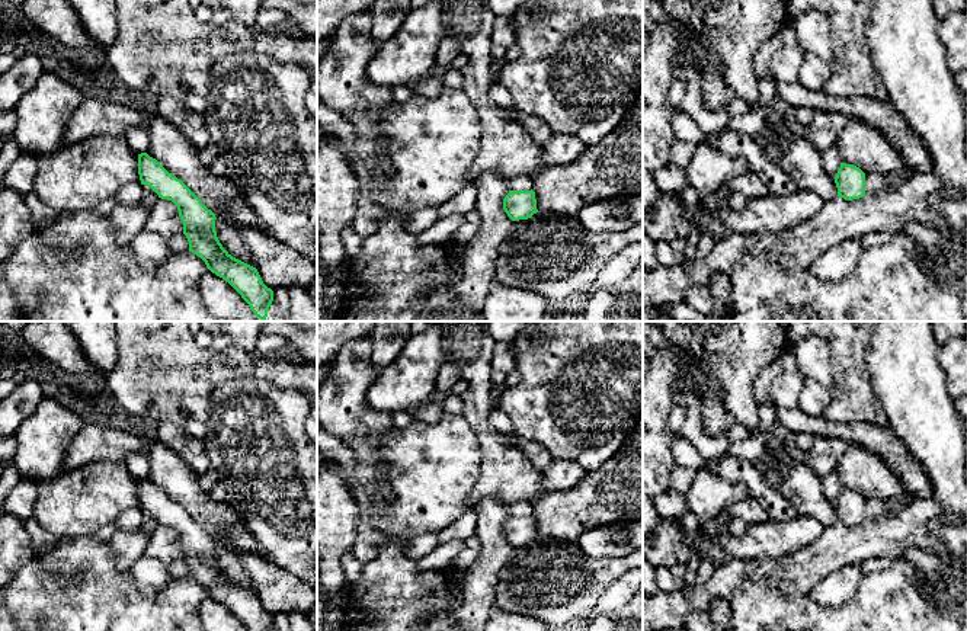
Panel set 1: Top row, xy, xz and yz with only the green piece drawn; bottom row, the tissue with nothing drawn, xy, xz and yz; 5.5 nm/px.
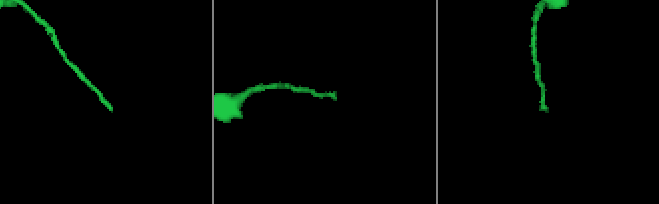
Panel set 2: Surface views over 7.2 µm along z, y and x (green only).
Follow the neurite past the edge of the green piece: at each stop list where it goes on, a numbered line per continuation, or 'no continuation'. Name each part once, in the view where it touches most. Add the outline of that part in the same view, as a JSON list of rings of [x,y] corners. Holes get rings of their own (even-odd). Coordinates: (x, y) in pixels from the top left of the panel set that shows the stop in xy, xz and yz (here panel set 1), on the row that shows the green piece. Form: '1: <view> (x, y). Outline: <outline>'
no continuation

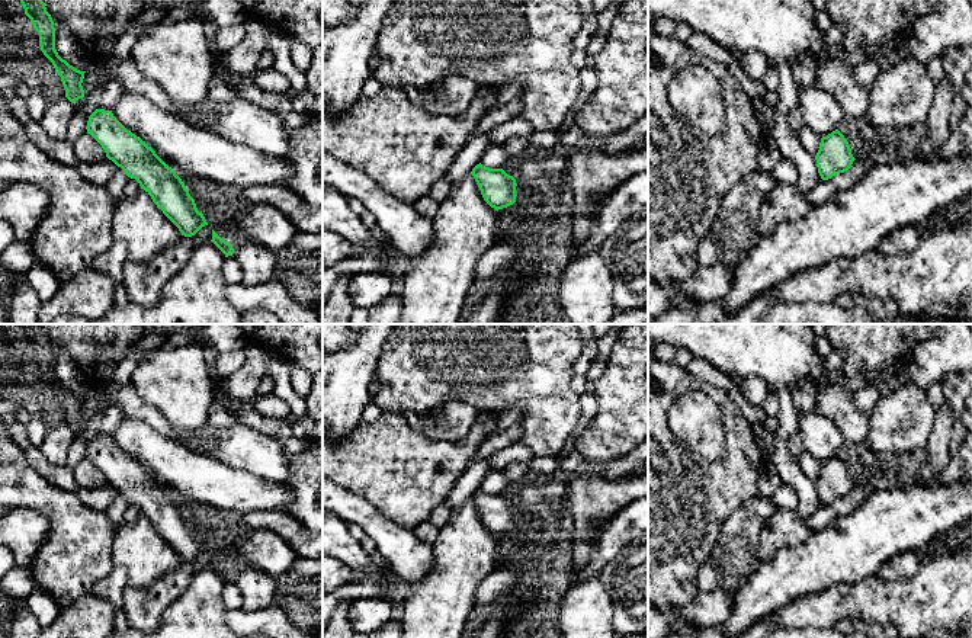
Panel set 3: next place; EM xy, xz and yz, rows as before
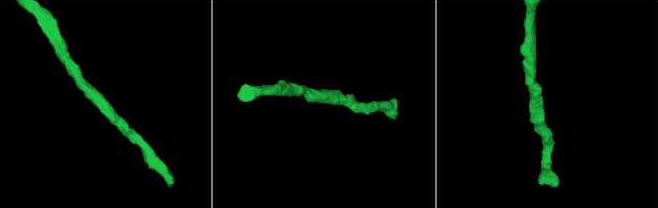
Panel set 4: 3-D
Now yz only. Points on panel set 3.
no continuation

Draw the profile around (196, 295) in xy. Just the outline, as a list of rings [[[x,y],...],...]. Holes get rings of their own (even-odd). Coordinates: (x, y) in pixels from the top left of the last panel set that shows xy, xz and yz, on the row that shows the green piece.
[[[212,241],[202,243],[193,249],[185,267],[164,285],[155,305],[142,307],[134,302],[123,308],[113,305],[99,320],[61,314],[49,324],[243,324],[241,312],[225,296],[224,262],[225,254]]]

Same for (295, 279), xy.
[[[323,250],[301,256],[292,267],[280,267],[279,263],[275,267],[275,276],[283,283],[291,296],[311,310],[323,308],[323,294],[308,278],[315,254],[323,256]]]

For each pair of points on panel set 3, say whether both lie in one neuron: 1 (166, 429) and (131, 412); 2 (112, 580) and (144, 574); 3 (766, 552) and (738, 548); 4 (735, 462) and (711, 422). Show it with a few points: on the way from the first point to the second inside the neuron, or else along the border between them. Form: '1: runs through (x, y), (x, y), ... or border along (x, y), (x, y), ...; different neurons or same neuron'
1: runs through (157, 422), (146, 412), (140, 412); same neuron
2: border along (115, 564), (125, 570), (128, 583); different neurons
3: border along (769, 519), (759, 541), (759, 555), (762, 560); different neurons
4: border along (721, 410), (725, 451), (718, 458), (706, 459); different neurons

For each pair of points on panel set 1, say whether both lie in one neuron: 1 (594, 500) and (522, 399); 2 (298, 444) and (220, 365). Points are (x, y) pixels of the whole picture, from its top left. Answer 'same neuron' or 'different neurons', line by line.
1: different neurons
2: different neurons

